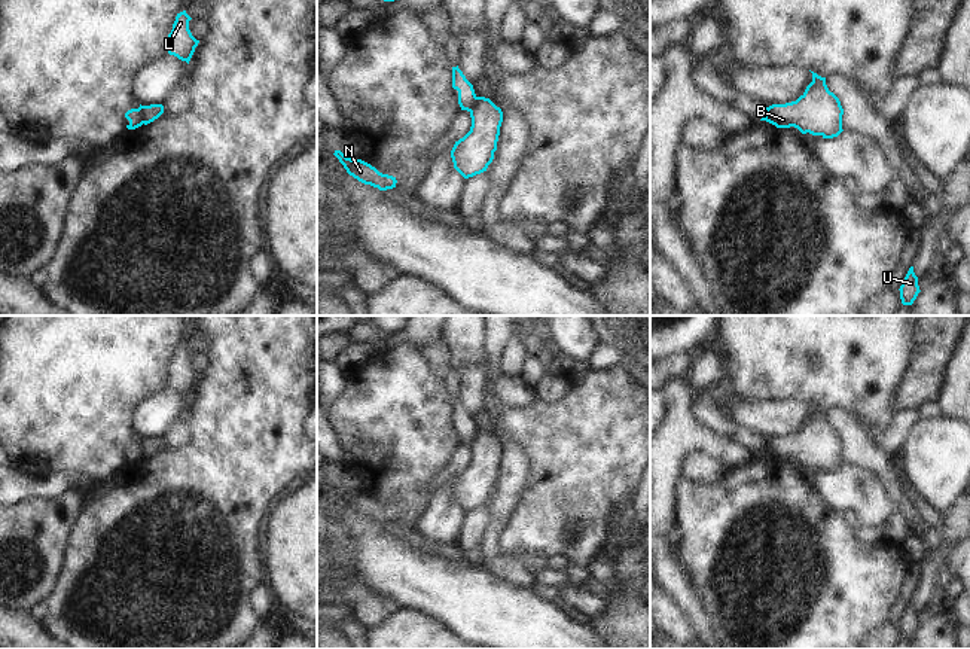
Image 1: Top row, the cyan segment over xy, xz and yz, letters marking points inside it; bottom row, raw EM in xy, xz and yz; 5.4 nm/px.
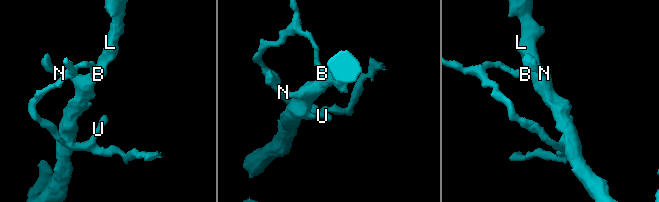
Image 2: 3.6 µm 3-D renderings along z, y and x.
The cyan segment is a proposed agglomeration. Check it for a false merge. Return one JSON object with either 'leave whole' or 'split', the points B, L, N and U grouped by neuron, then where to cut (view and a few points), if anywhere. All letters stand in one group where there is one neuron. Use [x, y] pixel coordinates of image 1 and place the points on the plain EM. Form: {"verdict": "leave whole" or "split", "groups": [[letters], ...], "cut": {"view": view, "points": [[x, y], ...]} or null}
{"verdict": "split", "groups": [["B", "L", "N"], ["U"]], "cut": {"view": "xy", "points": [[136, 442], [143, 456]]}}

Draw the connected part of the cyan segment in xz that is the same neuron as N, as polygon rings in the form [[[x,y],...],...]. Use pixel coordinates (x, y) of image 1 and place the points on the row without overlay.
[[[335,484],[333,488],[344,499],[347,506],[353,509],[354,512],[357,512],[359,515],[378,521],[379,524],[396,521],[396,517],[397,517],[396,511],[379,506],[370,497],[362,493],[347,491],[341,484]]]

